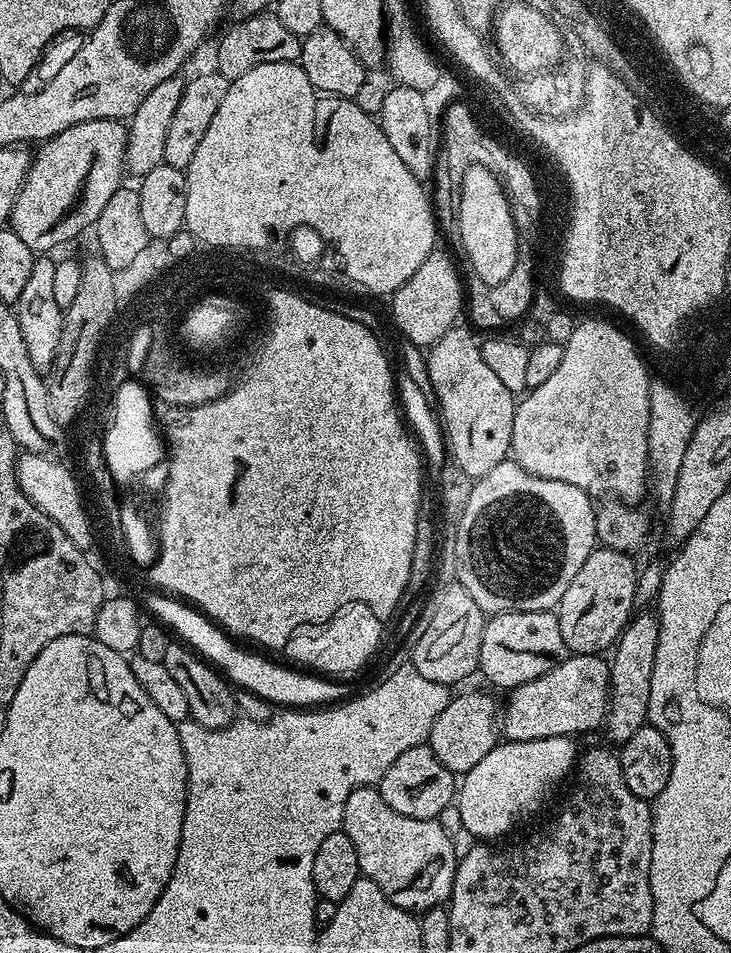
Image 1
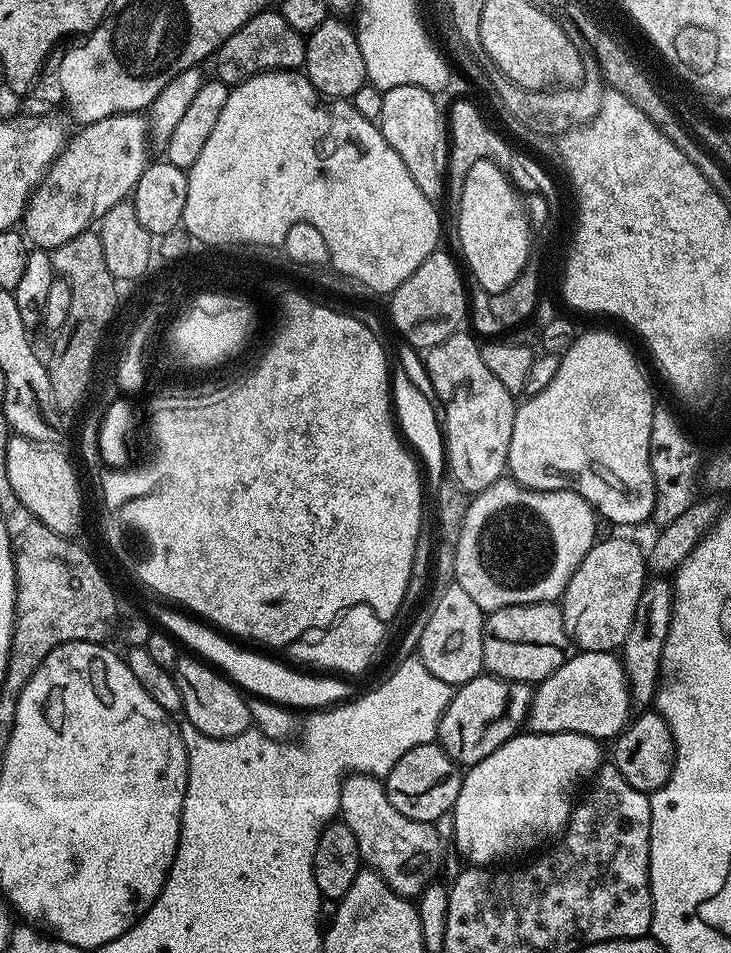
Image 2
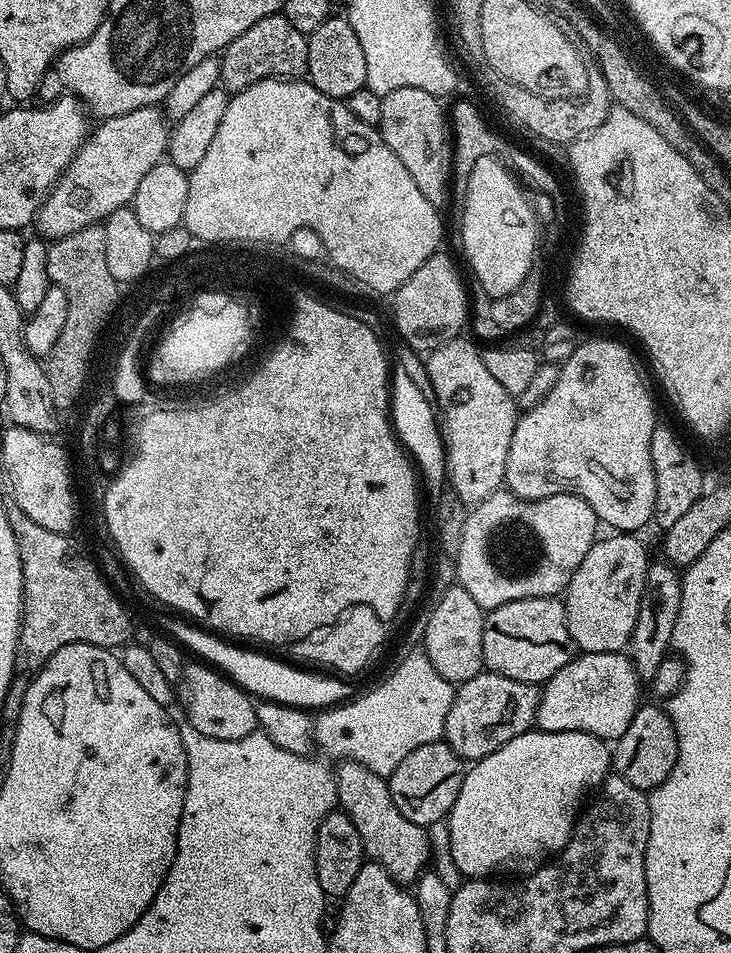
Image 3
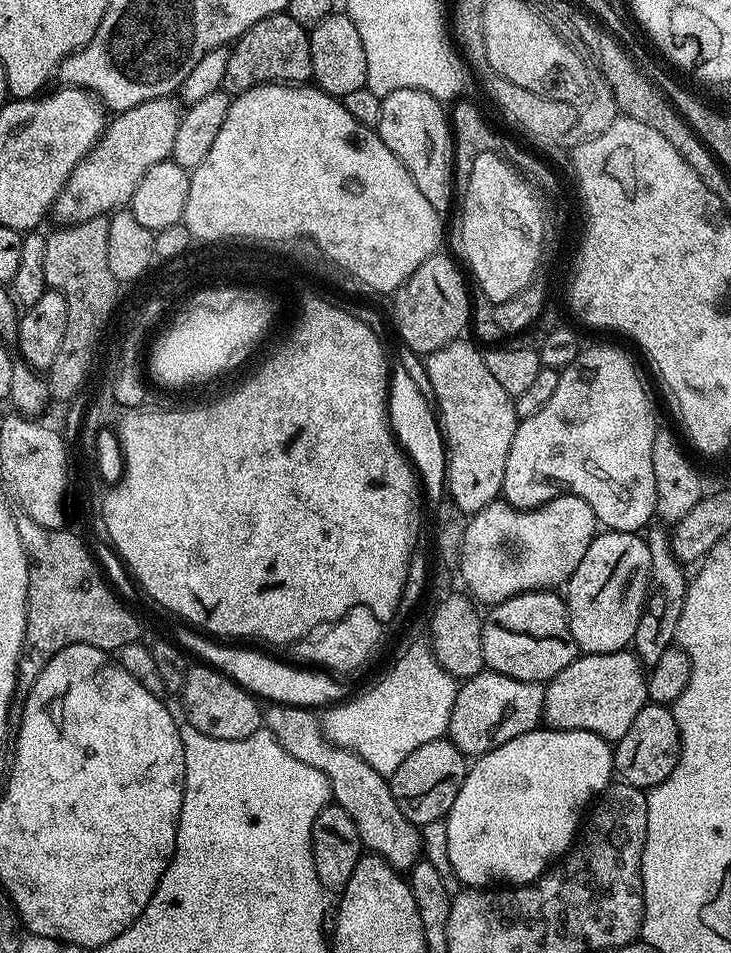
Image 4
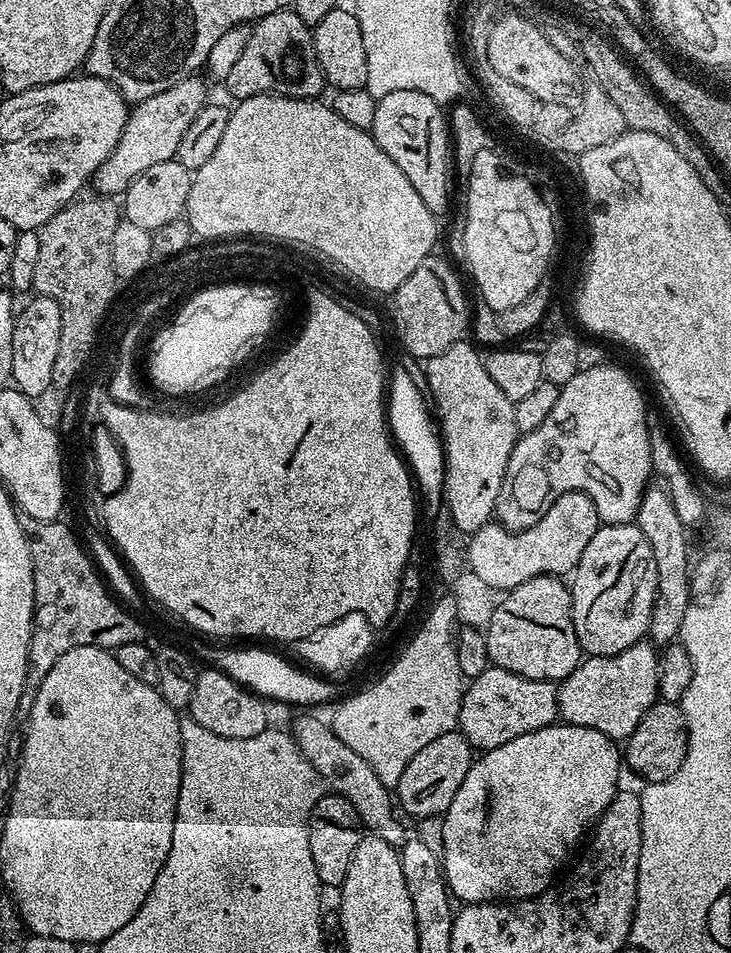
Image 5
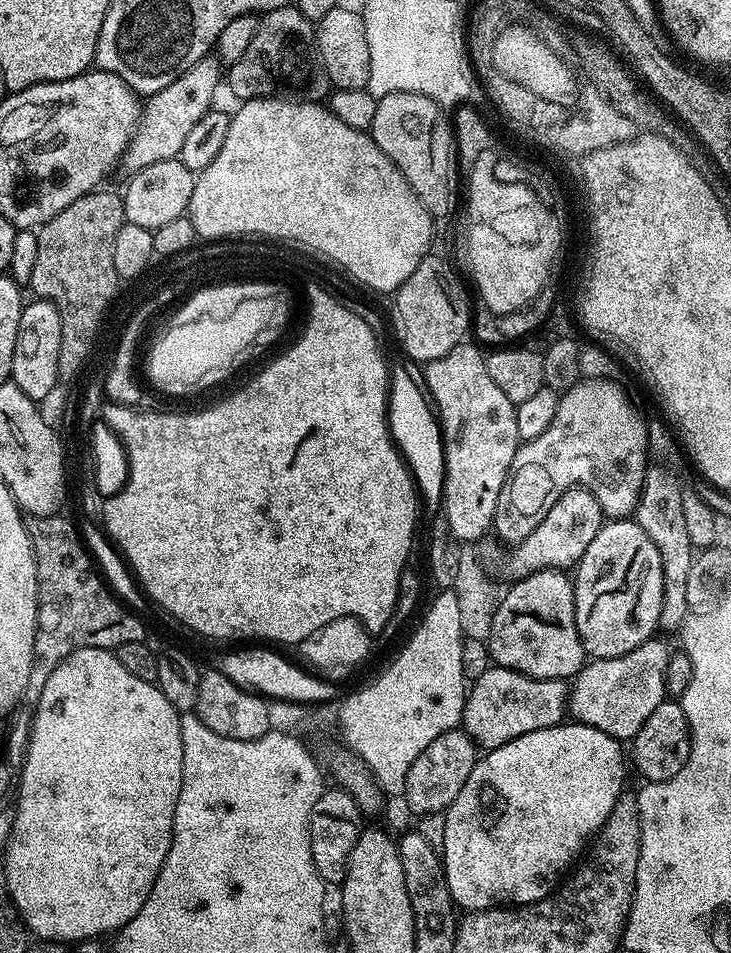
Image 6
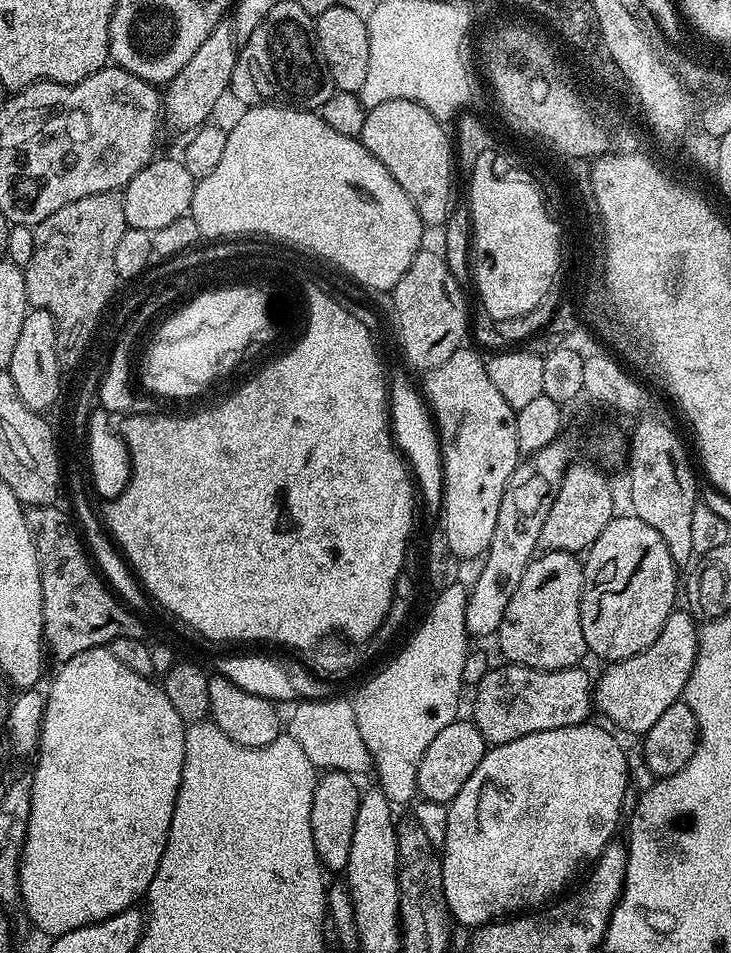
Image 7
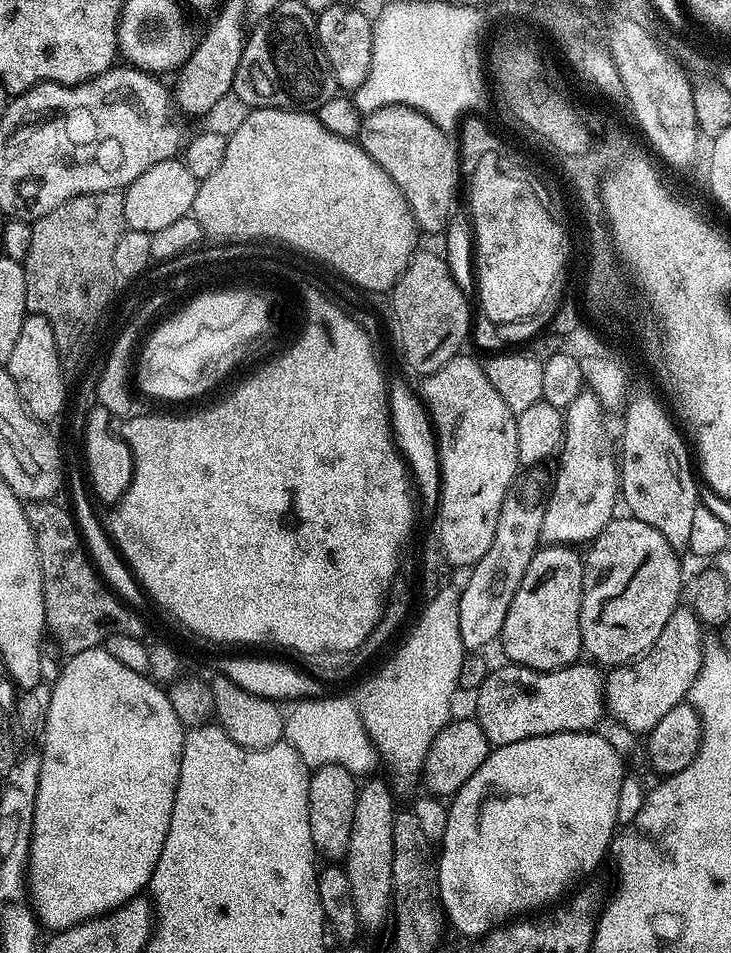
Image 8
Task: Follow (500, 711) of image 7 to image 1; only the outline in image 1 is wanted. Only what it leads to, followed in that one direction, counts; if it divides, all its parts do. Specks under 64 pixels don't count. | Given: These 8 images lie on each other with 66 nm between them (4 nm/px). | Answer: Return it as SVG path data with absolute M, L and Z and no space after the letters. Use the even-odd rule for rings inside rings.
M464 692L461 696L453 695L448 701L446 710L438 714L434 726L426 741L434 750L438 762L446 766L454 774L469 772L498 743L498 720L492 717L496 708L496 700L484 692ZM497 736L497 737L496 737Z

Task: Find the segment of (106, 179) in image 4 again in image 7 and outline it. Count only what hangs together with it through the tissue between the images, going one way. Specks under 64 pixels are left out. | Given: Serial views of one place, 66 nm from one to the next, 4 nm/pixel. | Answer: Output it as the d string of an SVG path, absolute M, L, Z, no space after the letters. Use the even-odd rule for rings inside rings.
M221 22L216 25L216 29L198 46L198 51L194 53L194 58L178 70L178 74L173 80L168 81L166 91L162 96L162 116L172 128L177 128L183 134L191 133L200 127L201 124L209 123L212 111L216 108L216 103L232 87L232 75L234 74L234 62L238 51L238 41L231 27L227 23Z

